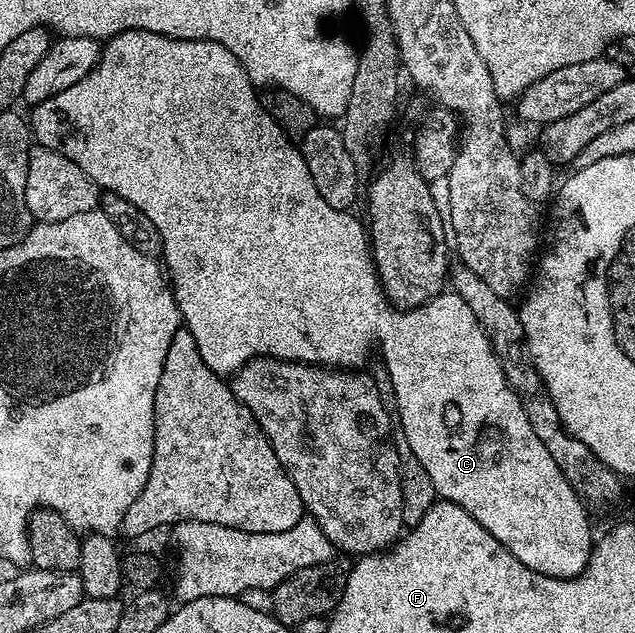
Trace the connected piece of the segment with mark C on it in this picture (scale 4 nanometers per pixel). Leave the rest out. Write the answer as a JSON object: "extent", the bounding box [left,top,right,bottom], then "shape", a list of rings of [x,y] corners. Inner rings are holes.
{"extent":[31,31,595,579],"shape":[[[124,31],[113,36],[112,39],[102,46],[99,61],[91,69],[91,73],[87,73],[87,77],[83,77],[83,81],[75,81],[75,85],[71,85],[71,89],[63,89],[63,93],[55,93],[55,97],[36,104],[32,111],[31,135],[40,146],[51,149],[55,153],[75,161],[75,165],[79,165],[79,169],[83,169],[83,173],[87,173],[87,177],[91,177],[102,192],[119,193],[119,197],[124,197],[126,201],[131,201],[131,205],[136,205],[138,209],[143,209],[143,213],[147,213],[147,217],[151,217],[151,221],[155,221],[155,229],[159,229],[159,237],[163,241],[163,267],[171,280],[177,308],[181,311],[183,325],[191,333],[191,337],[195,337],[195,345],[199,345],[199,357],[203,357],[207,369],[211,369],[216,375],[222,377],[232,377],[247,361],[262,357],[267,359],[290,359],[292,363],[311,363],[326,369],[361,369],[364,368],[361,366],[364,365],[365,358],[372,353],[374,343],[381,350],[381,359],[385,362],[382,363],[383,369],[389,375],[389,380],[393,386],[391,398],[397,402],[395,415],[396,418],[397,415],[401,418],[400,434],[407,437],[407,442],[411,444],[411,453],[415,453],[415,457],[419,457],[423,469],[427,469],[438,496],[442,500],[459,505],[459,509],[471,513],[471,517],[475,517],[475,521],[479,521],[479,525],[483,525],[483,529],[487,529],[487,533],[491,533],[491,537],[495,537],[495,541],[503,544],[515,558],[523,561],[523,565],[527,569],[531,569],[535,573],[543,573],[547,577],[555,577],[556,579],[574,579],[576,575],[581,575],[585,572],[585,567],[589,564],[589,557],[592,555],[595,546],[595,534],[593,535],[592,529],[589,528],[588,513],[590,514],[590,512],[587,510],[581,496],[575,493],[575,489],[567,481],[567,477],[563,477],[563,469],[559,469],[559,465],[555,465],[551,453],[547,453],[547,448],[544,447],[543,441],[539,441],[539,437],[535,437],[535,433],[531,429],[531,421],[527,421],[527,413],[523,413],[523,405],[519,405],[519,397],[515,397],[515,393],[507,385],[507,377],[503,373],[500,361],[497,360],[497,354],[493,351],[492,345],[489,344],[485,330],[475,321],[475,313],[471,313],[471,305],[467,305],[467,301],[463,301],[463,297],[459,297],[455,293],[436,295],[431,301],[427,301],[421,307],[416,307],[410,311],[399,311],[390,303],[389,298],[385,296],[385,290],[381,287],[381,280],[377,278],[377,266],[373,263],[373,253],[366,224],[362,220],[360,223],[353,216],[353,213],[349,211],[331,209],[331,205],[327,205],[327,201],[323,201],[323,197],[319,197],[319,189],[315,189],[315,181],[311,181],[311,173],[307,169],[307,161],[303,161],[300,146],[294,140],[286,137],[283,129],[279,129],[277,122],[265,110],[265,104],[258,88],[247,77],[247,73],[241,67],[241,62],[235,57],[235,53],[231,53],[231,49],[206,39],[172,39],[166,35],[151,33],[150,31]]]}

